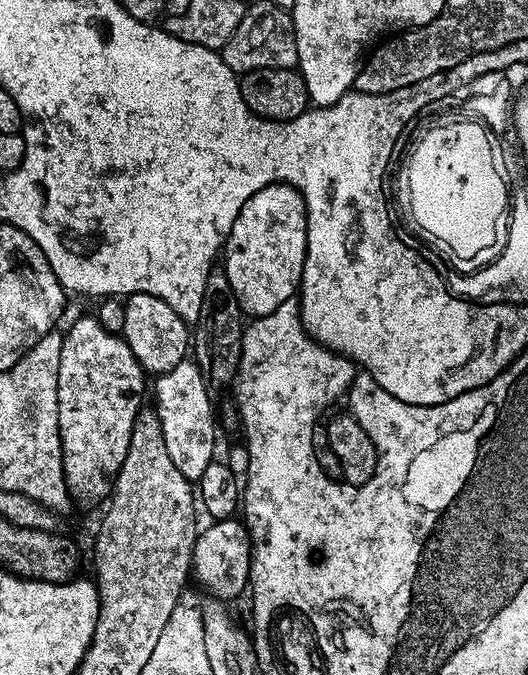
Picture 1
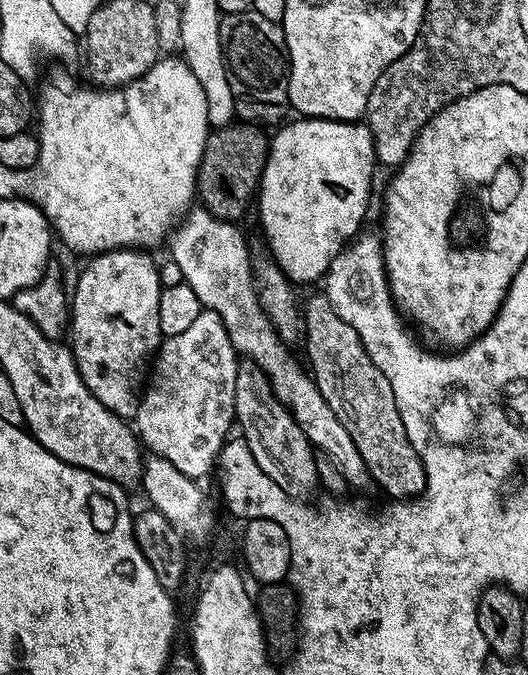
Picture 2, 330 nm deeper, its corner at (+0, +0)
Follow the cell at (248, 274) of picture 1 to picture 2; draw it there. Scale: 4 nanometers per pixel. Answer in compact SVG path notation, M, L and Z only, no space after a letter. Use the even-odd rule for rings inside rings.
M296 118L293 124L287 124L277 136L271 137L258 202L260 228L264 231L268 252L291 283L299 286L311 280L319 281L333 258L361 231L360 223L368 212L368 199L372 196L372 171L378 168L378 161L367 123Z

